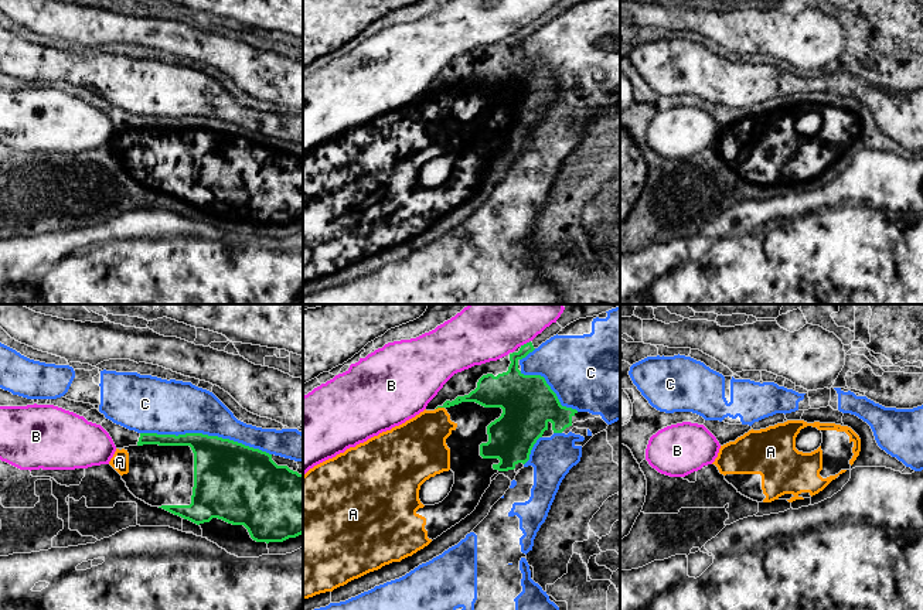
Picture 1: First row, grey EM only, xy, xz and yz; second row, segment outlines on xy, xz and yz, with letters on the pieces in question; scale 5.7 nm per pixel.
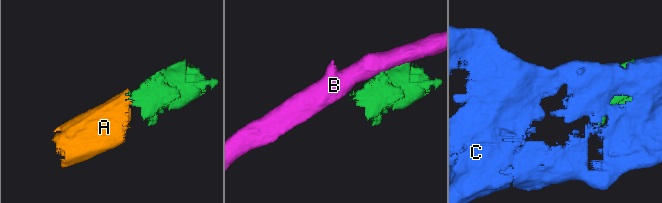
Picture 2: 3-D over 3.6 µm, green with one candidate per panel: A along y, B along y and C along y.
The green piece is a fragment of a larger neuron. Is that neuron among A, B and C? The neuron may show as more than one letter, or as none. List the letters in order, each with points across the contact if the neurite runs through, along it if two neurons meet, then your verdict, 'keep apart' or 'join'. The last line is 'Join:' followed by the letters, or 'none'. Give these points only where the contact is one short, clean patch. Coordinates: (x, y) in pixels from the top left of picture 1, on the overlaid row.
A: across xz (482, 395), (462, 398), (439, 406), (438, 422), (419, 445) | join
B: keep apart
C: keep apart
Join: A

